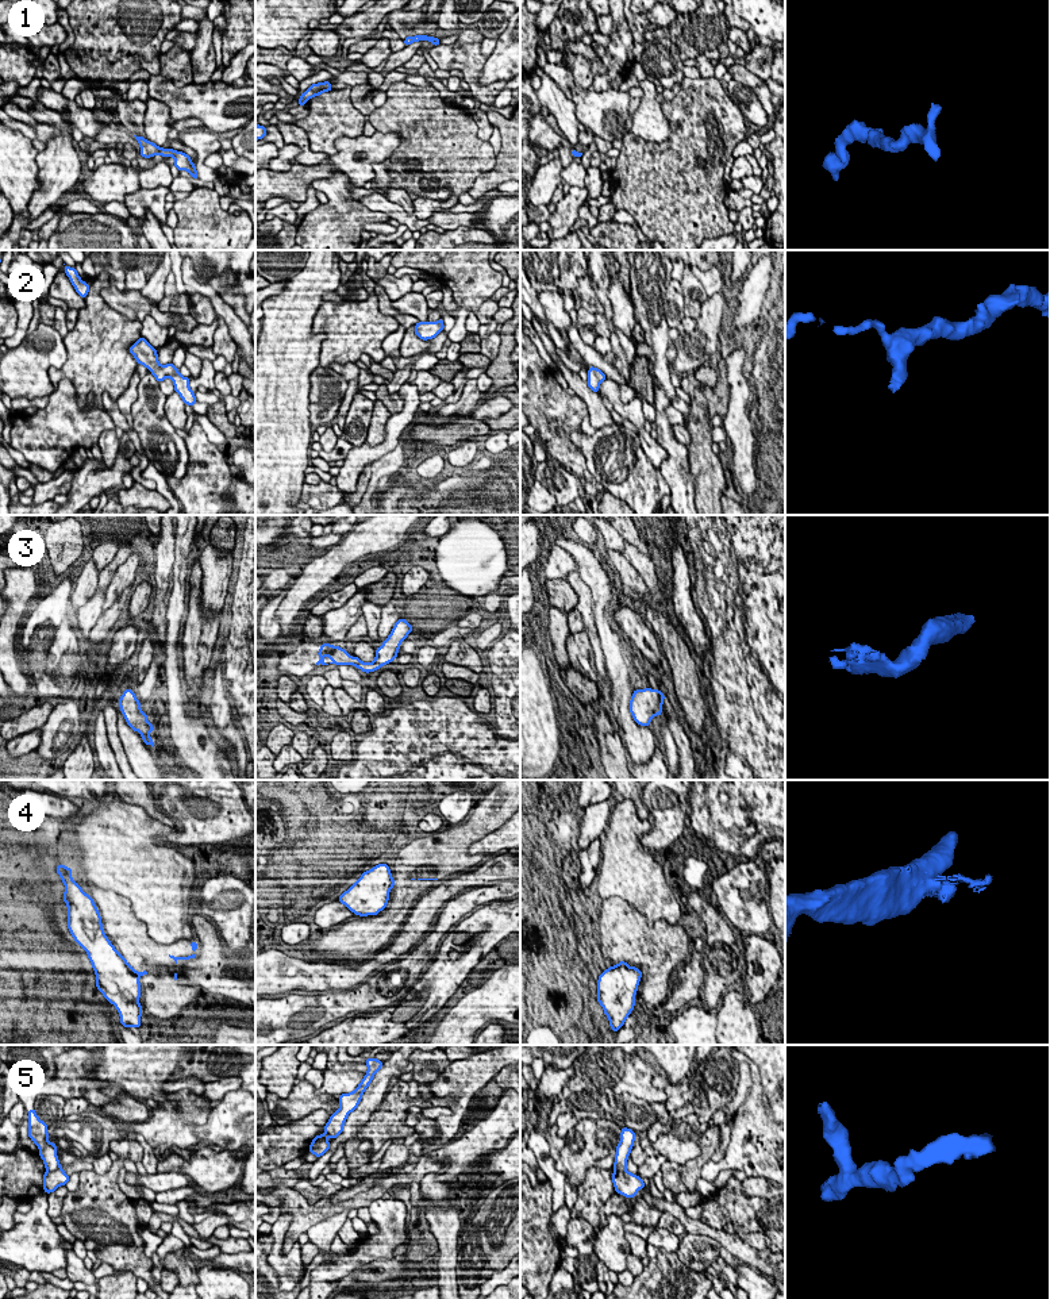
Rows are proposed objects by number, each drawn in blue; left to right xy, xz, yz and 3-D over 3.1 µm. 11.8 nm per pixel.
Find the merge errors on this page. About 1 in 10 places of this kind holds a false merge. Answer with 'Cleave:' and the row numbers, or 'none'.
Cleave: 4, 5

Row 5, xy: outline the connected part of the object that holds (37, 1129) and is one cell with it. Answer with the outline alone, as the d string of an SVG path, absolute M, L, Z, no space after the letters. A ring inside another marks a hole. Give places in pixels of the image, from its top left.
M28 1110L28 1137L35 1142L35 1145L39 1148L39 1156L42 1157L46 1171L54 1172L58 1165L58 1157L57 1157L57 1146L54 1142L49 1142L49 1134L47 1134L47 1125L42 1122L35 1110Z

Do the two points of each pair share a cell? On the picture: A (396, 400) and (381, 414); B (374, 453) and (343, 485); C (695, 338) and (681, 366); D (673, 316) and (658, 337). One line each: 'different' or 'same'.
A: different
B: same
C: same
D: different

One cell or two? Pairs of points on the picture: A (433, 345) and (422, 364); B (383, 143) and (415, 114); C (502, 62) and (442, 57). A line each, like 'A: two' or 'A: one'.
A: two
B: two
C: two

